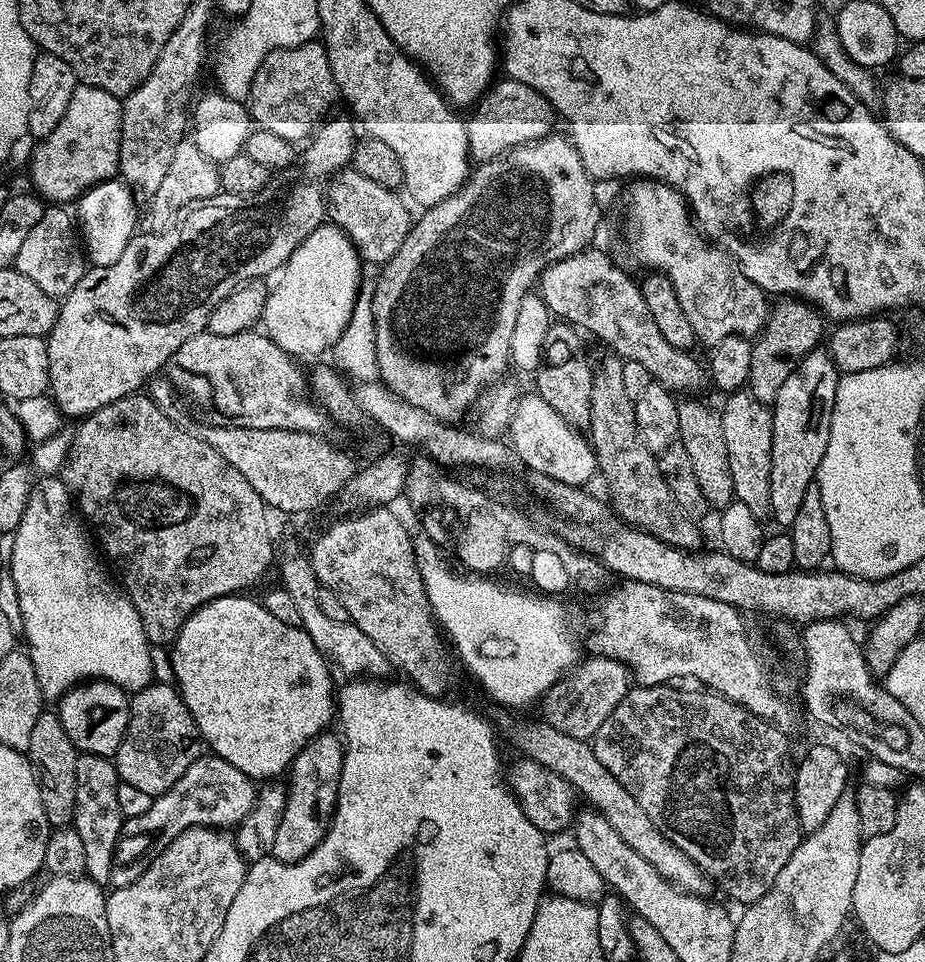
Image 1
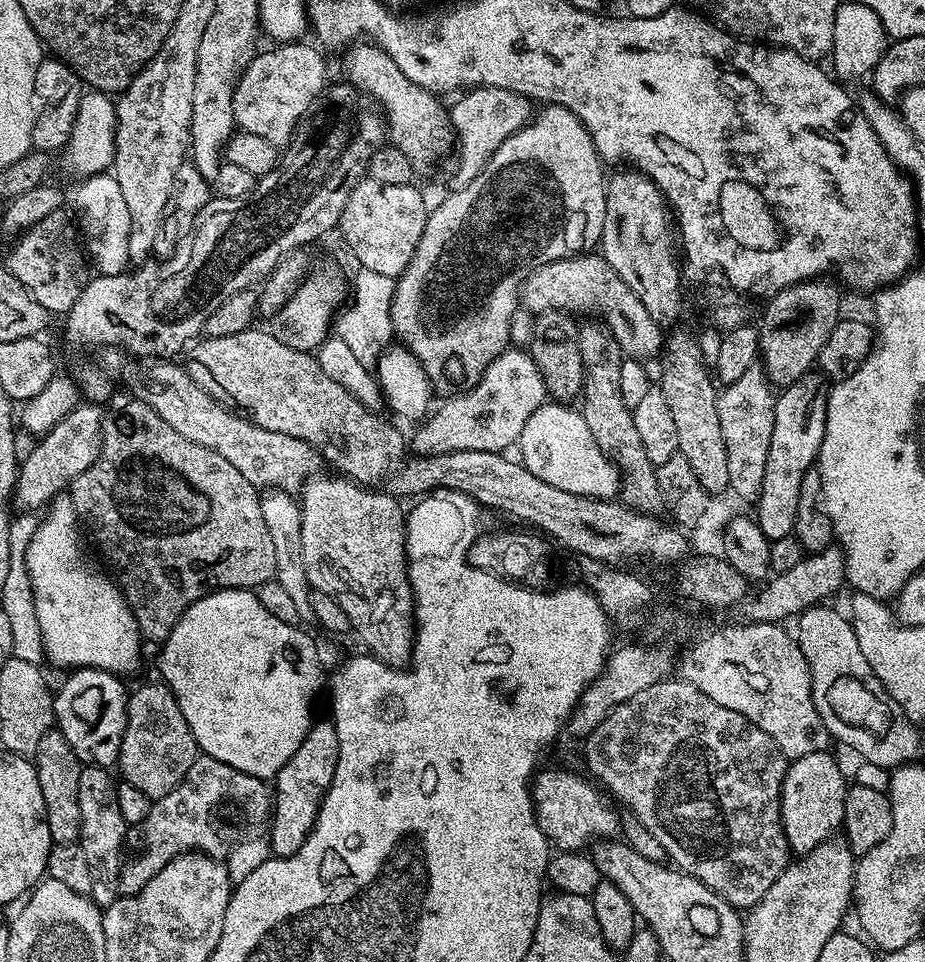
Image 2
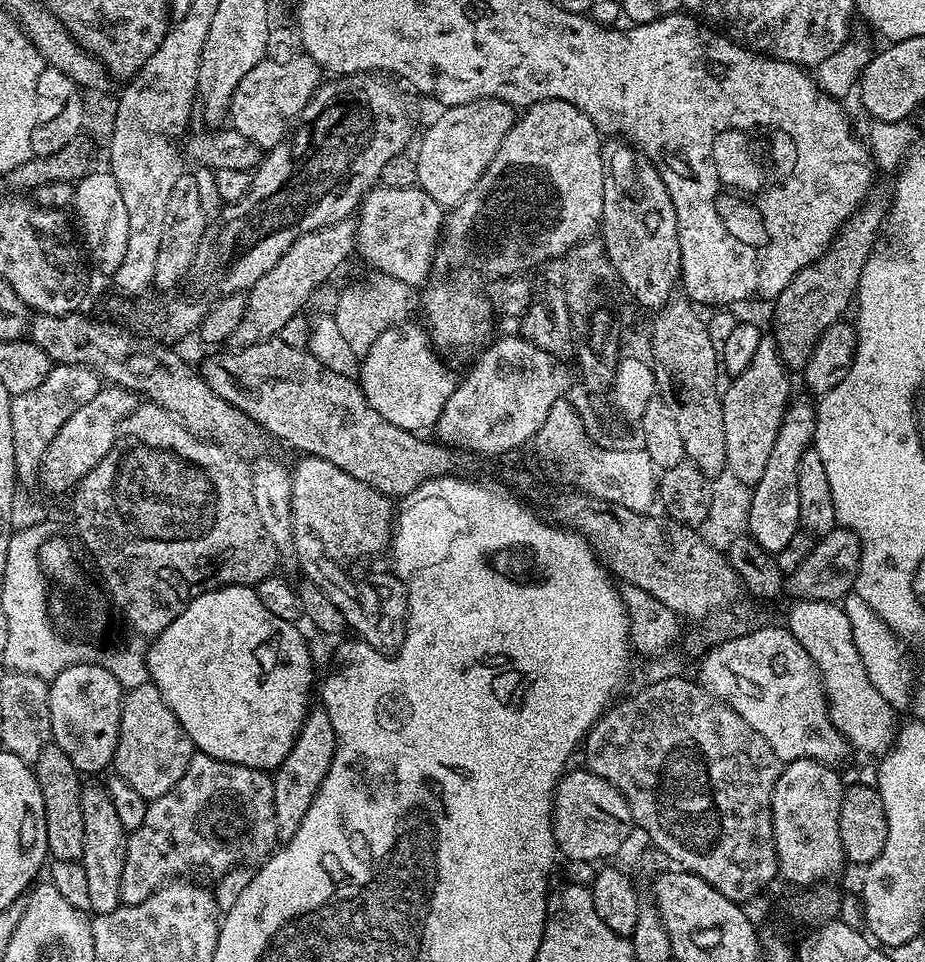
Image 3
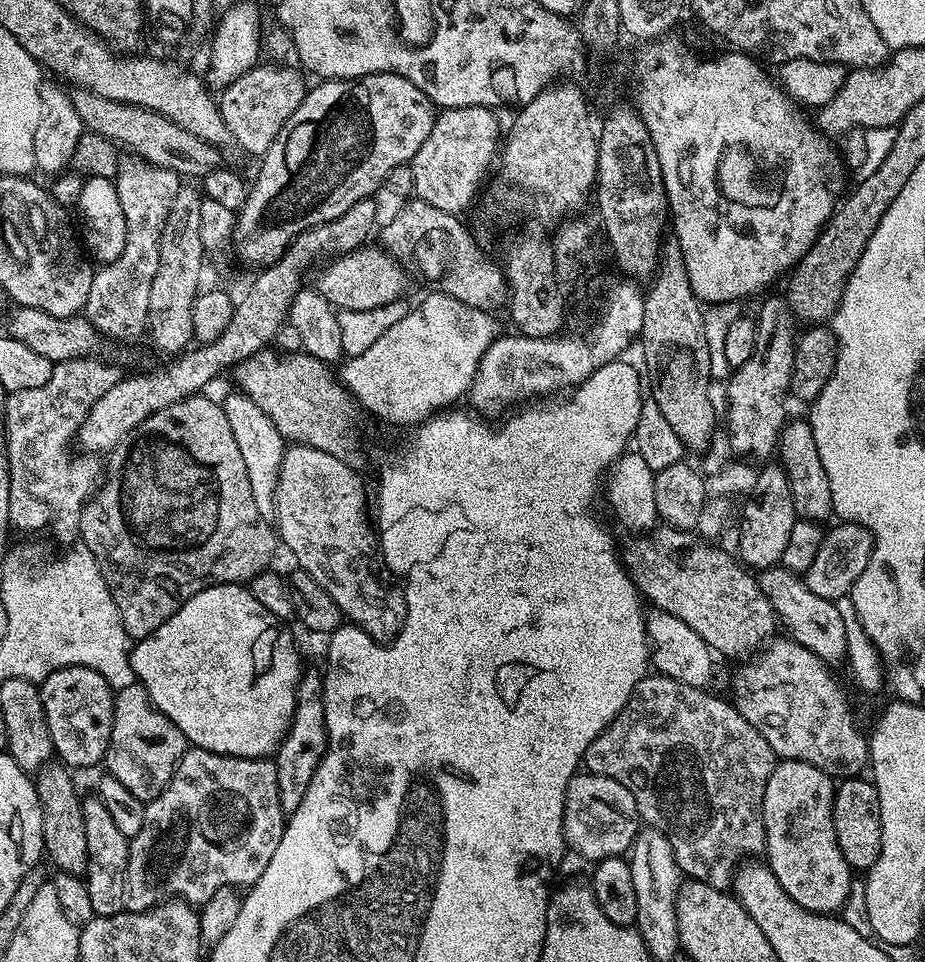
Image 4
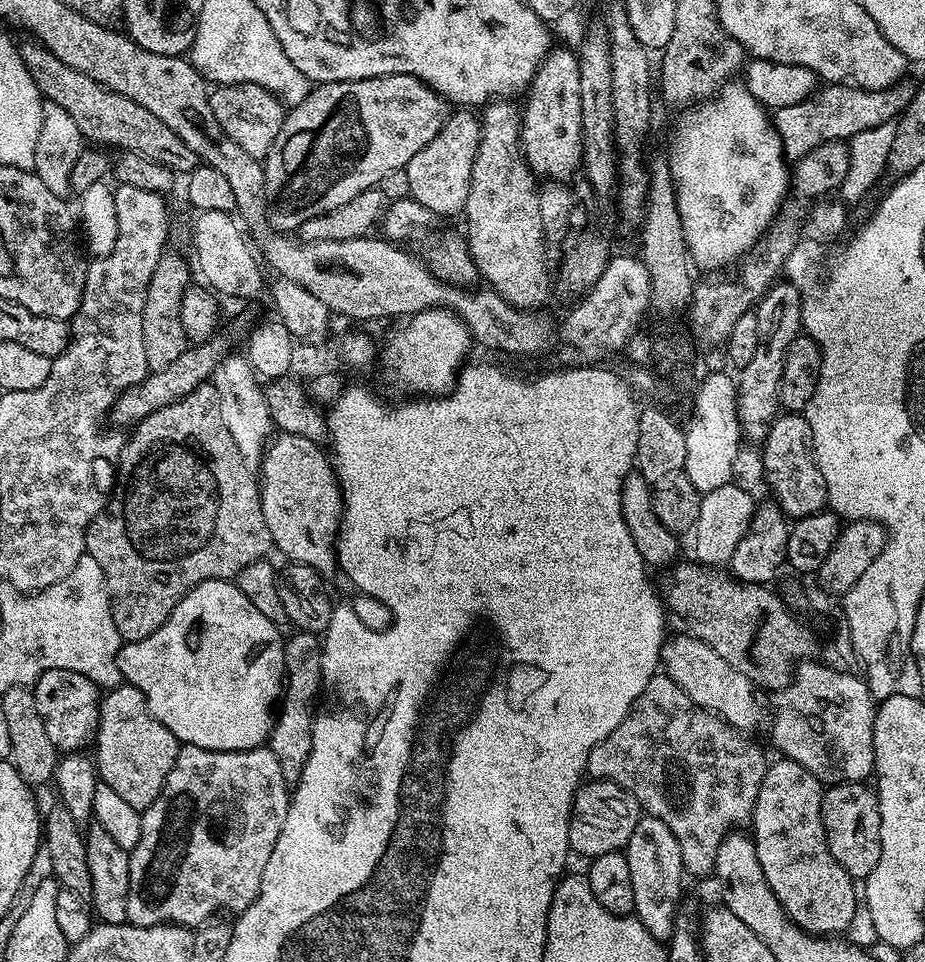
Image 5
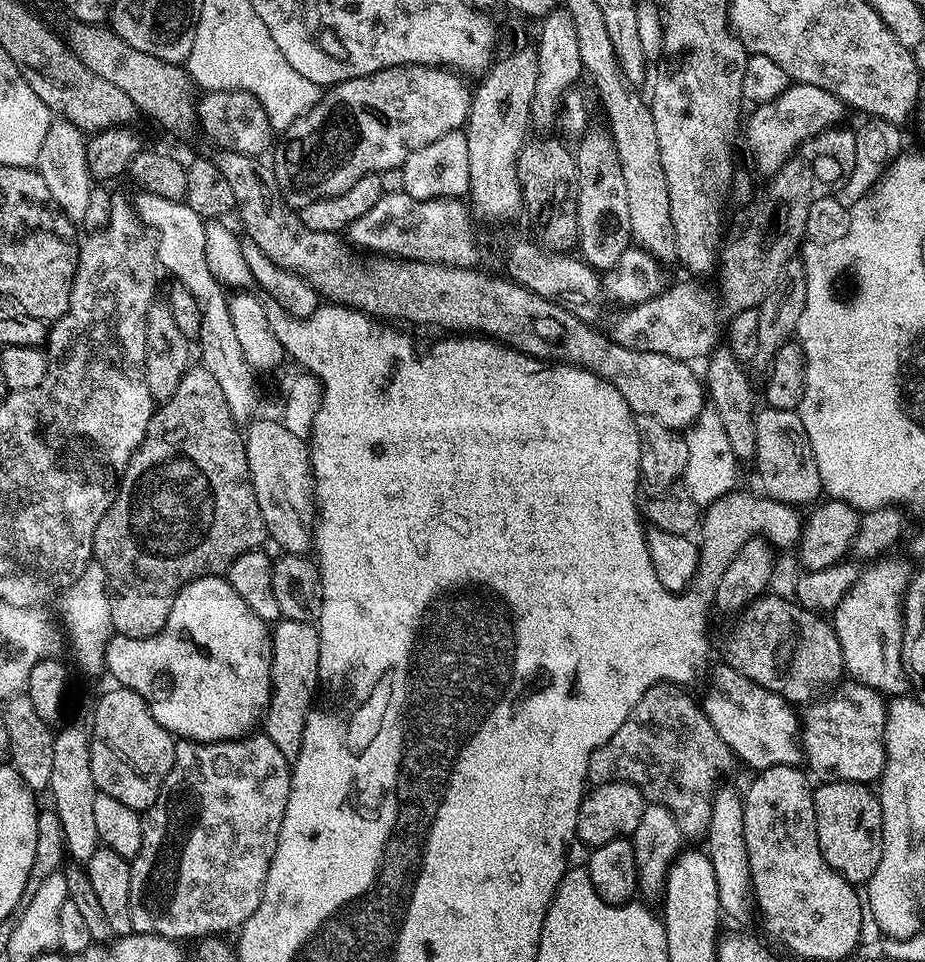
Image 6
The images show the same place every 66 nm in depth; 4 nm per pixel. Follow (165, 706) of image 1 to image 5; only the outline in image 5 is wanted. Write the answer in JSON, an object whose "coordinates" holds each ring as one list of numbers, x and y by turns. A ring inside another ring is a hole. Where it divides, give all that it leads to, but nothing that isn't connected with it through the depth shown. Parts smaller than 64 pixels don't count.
{"coordinates":[[127,682,103,693,95,746,94,763,99,779,130,802,130,806,141,810,149,808,154,798,158,798,166,774,170,774,170,766,174,766,182,747,176,736,150,714,148,699,142,690]]}

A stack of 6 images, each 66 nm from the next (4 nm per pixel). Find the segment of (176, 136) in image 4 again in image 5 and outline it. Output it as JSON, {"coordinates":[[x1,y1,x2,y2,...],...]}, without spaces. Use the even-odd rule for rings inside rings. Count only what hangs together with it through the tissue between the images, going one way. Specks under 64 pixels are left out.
{"coordinates":[[28,38,25,41,25,44,19,45,20,57,26,70,30,70,30,78,34,78,41,97,51,104,62,106,62,110,66,110,66,114,74,118,85,141,96,146,107,146,109,149,142,154,142,158,162,162,162,166,177,174,187,174,196,169,197,158,188,149,186,142,182,142,182,138,178,138,178,134,174,134,174,130,170,130,166,122,154,118,150,110,145,110,143,106,138,106,138,102,130,102,130,98,94,82,94,78,86,78,86,74,74,70,74,66,66,66,66,62,50,54,50,50,46,50,35,40]]}

